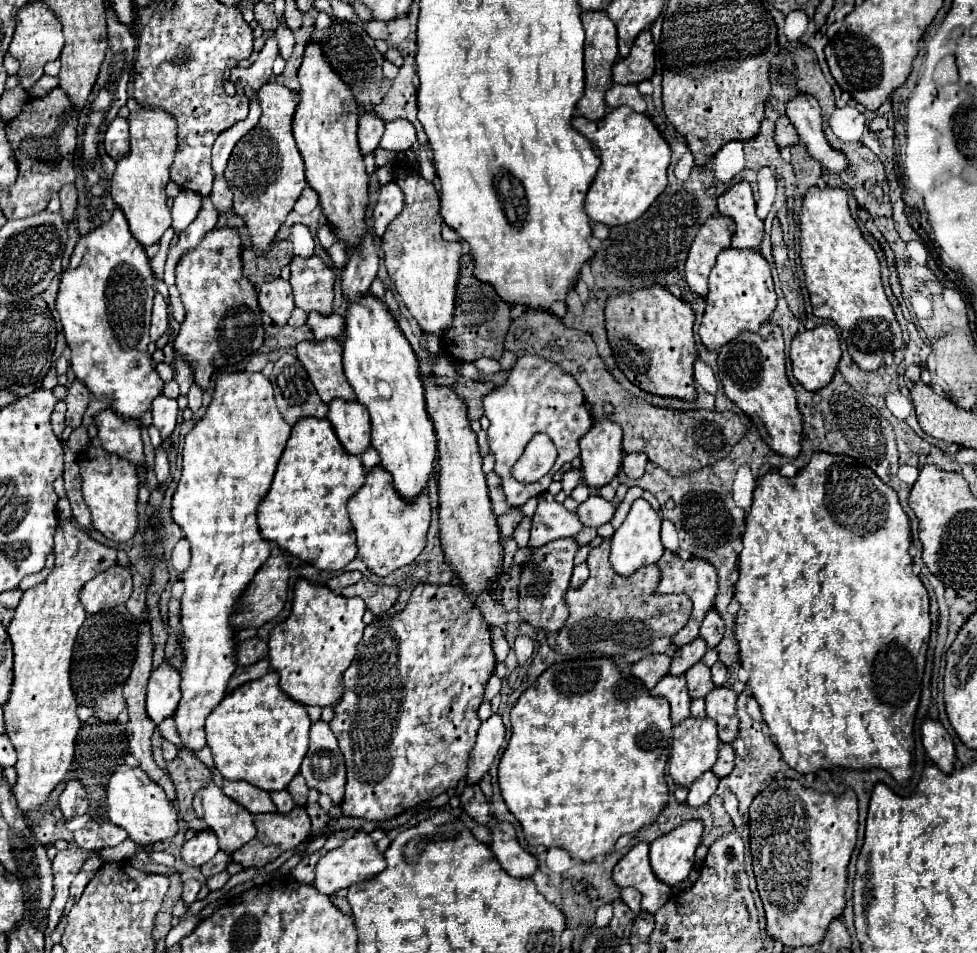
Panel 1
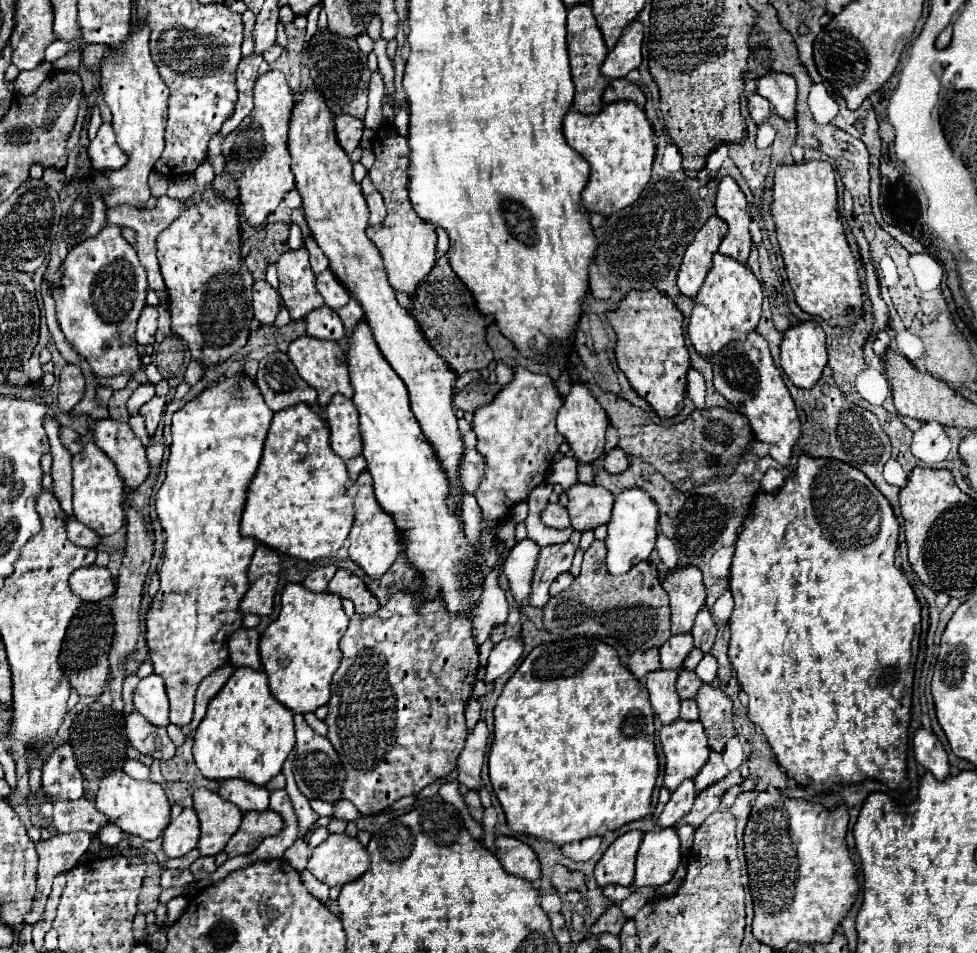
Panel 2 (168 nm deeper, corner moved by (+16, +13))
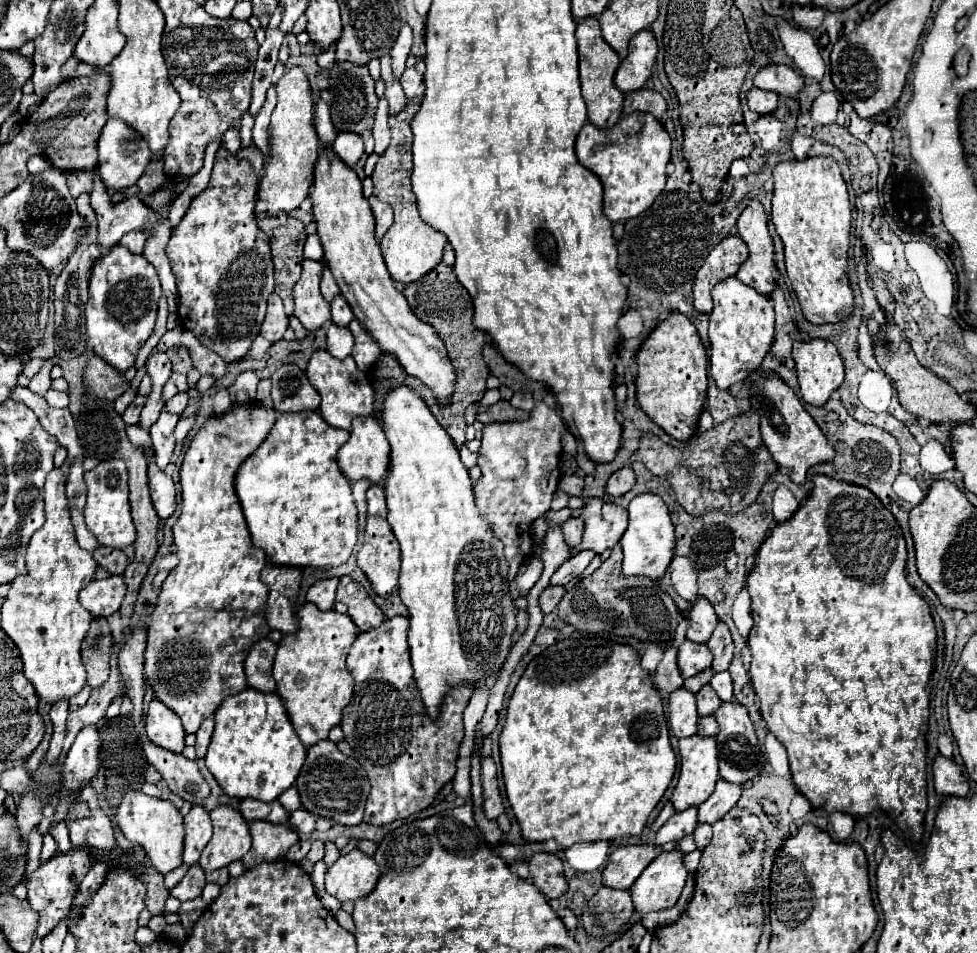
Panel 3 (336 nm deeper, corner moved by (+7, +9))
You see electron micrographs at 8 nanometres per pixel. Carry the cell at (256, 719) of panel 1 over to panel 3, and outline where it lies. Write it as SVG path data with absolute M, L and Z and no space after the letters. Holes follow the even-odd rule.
M249 687L239 695L225 697L215 711L215 731L205 763L229 797L251 797L271 803L295 783L305 763L305 755L307 749L291 727L281 697Z

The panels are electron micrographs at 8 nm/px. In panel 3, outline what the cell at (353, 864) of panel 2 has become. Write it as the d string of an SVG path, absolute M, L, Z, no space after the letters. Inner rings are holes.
M359 849L341 855L325 875L327 893L343 901L357 901L369 895L379 879L377 863Z

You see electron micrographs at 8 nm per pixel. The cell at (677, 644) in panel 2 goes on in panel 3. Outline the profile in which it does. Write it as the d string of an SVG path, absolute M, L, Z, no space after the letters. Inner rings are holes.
M685 641L681 647L679 647L679 669L681 669L681 675L687 679L687 677L693 677L693 675L699 675L701 671L709 669L711 667L711 651L707 649L707 645L697 645L697 643L691 643L691 641Z

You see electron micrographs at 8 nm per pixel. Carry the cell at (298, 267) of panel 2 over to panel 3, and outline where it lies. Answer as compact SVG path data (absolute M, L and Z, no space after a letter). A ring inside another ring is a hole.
M303 261L303 273L299 281L293 287L293 299L295 299L295 317L303 323L307 331L321 329L327 321L331 321L329 315L329 303L323 299L319 291L321 283L321 261Z

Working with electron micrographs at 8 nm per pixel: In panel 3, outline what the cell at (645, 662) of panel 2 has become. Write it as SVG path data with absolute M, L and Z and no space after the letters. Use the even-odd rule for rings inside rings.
M671 647L663 653L663 659L655 671L655 677L653 677L653 683L659 691L677 691L677 687L683 685L683 677L681 677L681 671L677 667L677 649Z

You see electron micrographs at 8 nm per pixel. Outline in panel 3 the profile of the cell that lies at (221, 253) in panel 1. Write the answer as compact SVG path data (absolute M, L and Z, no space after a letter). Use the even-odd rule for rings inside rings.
M221 147L215 155L215 165L207 189L193 199L189 211L175 227L165 249L173 267L173 275L177 279L177 315L181 327L191 331L207 349L215 351L227 363L239 361L249 351L253 339L259 335L267 309L267 299L275 287L271 247L269 241L261 237L261 229L253 213L257 187L259 179L251 165Z

